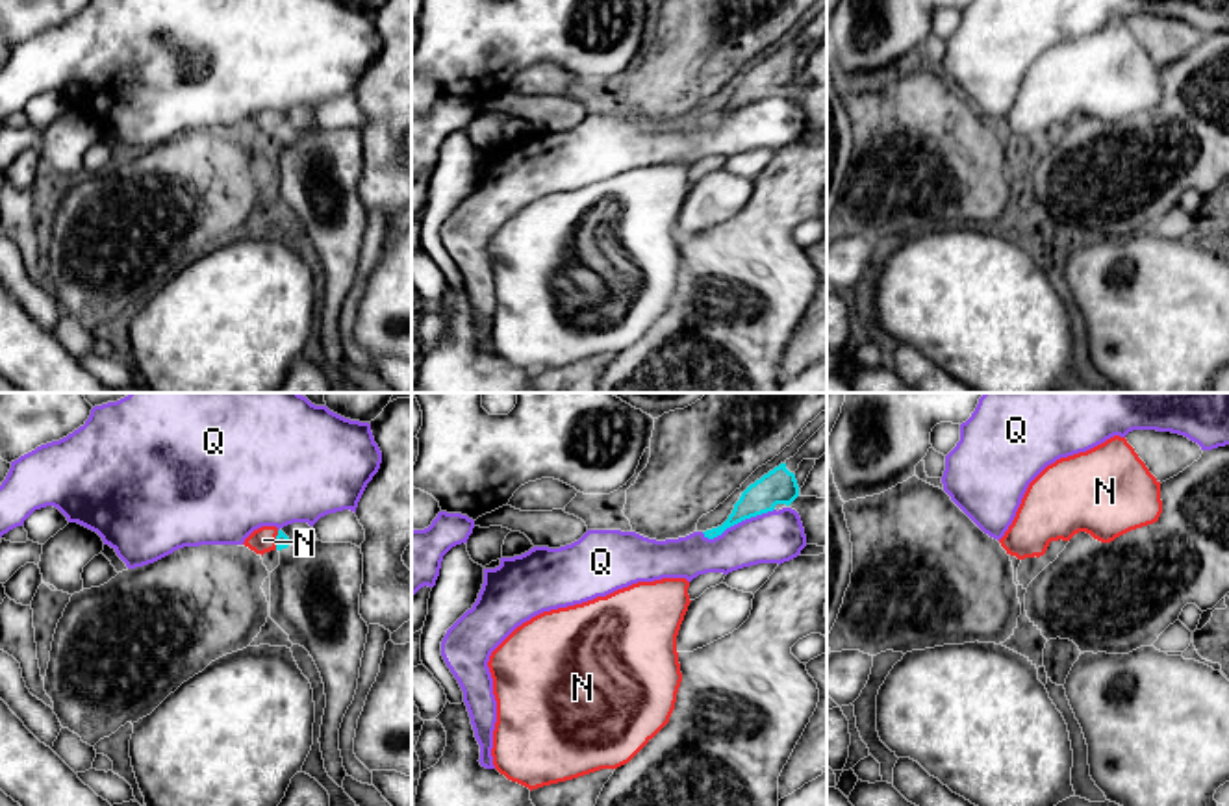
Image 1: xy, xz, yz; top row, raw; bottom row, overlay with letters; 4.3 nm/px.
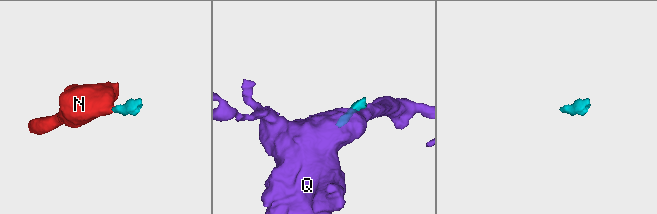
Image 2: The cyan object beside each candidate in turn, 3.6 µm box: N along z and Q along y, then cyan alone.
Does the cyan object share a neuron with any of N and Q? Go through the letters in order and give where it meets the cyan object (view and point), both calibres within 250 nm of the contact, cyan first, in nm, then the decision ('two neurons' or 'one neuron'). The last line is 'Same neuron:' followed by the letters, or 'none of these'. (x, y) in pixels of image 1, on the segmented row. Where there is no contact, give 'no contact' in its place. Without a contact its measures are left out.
N: xy (277, 540) | 60/110 nm | one neuron
Q: xz (736, 523) | 160/220 nm | two neurons
Same neuron: N

